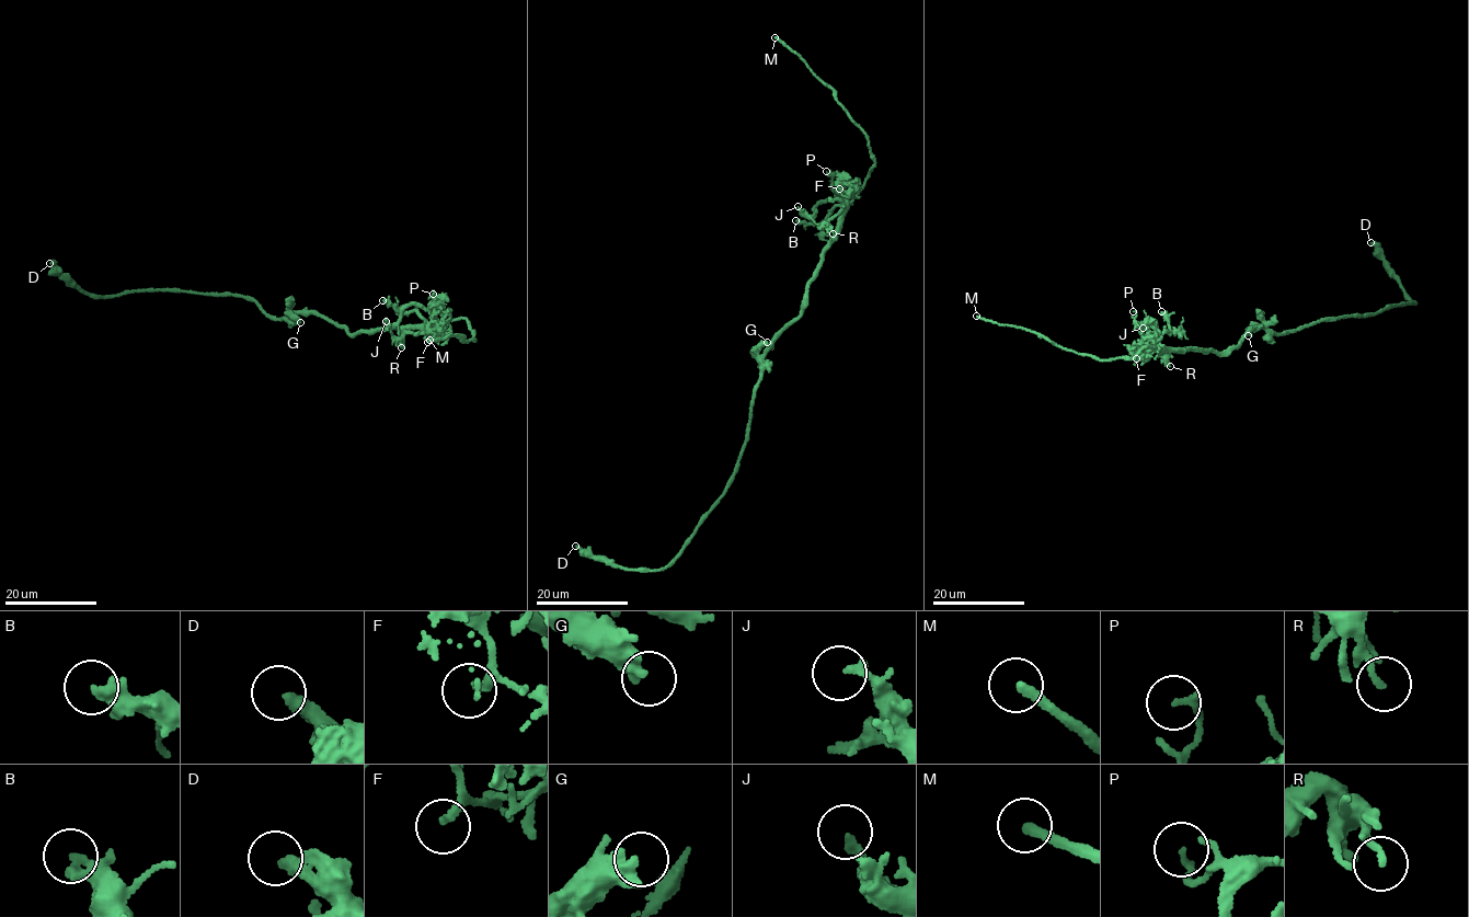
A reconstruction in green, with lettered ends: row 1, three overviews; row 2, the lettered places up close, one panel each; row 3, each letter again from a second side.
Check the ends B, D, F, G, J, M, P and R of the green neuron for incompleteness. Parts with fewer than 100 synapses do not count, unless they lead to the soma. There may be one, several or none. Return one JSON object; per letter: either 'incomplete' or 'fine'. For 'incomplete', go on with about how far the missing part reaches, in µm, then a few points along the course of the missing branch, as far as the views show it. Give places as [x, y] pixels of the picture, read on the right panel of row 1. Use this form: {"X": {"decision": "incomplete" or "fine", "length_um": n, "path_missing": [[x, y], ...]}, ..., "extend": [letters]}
{"B": {"decision": "fine"}, "D": {"decision": "fine"}, "F": {"decision": "fine"}, "G": {"decision": "fine"}, "J": {"decision": "fine"}, "M": {"decision": "incomplete", "length_um": 35}, "P": {"decision": "fine"}, "R": {"decision": "fine"}, "extend": ["M"]}

